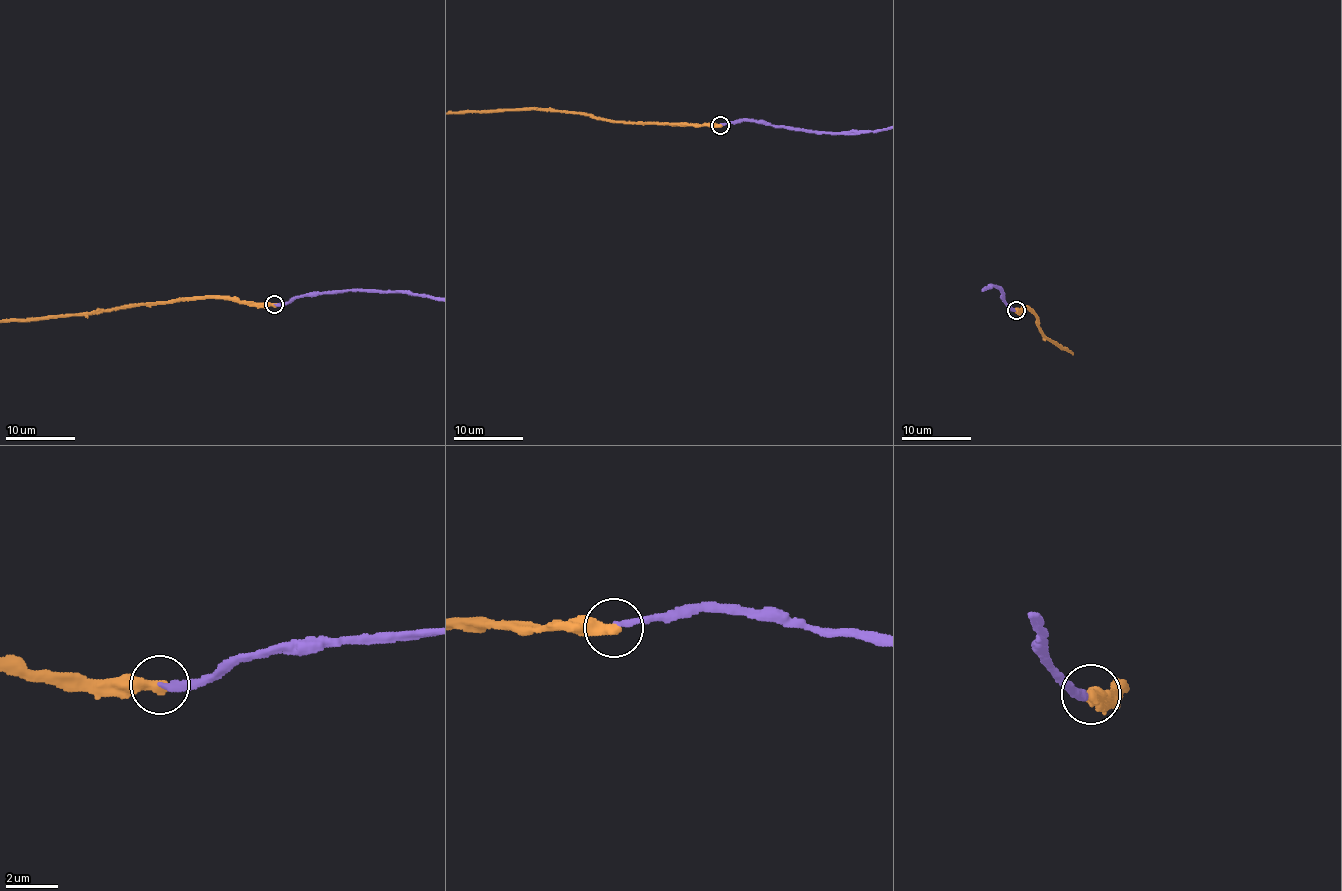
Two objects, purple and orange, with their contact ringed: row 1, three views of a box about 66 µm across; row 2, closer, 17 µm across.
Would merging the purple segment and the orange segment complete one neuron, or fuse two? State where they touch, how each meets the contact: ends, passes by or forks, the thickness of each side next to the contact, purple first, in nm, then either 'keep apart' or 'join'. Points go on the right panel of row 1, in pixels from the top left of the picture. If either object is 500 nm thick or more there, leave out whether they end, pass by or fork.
place (1016, 310); purple ends; orange ends; calibres 240 and 480 nm; keep apart

